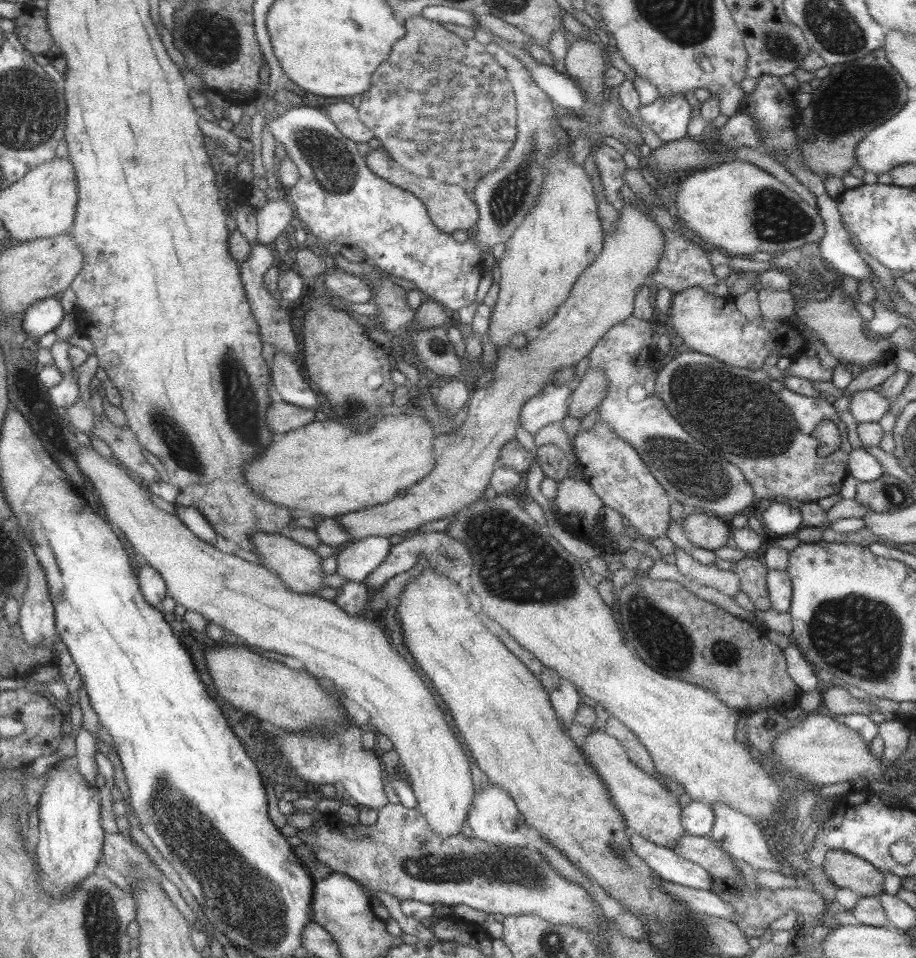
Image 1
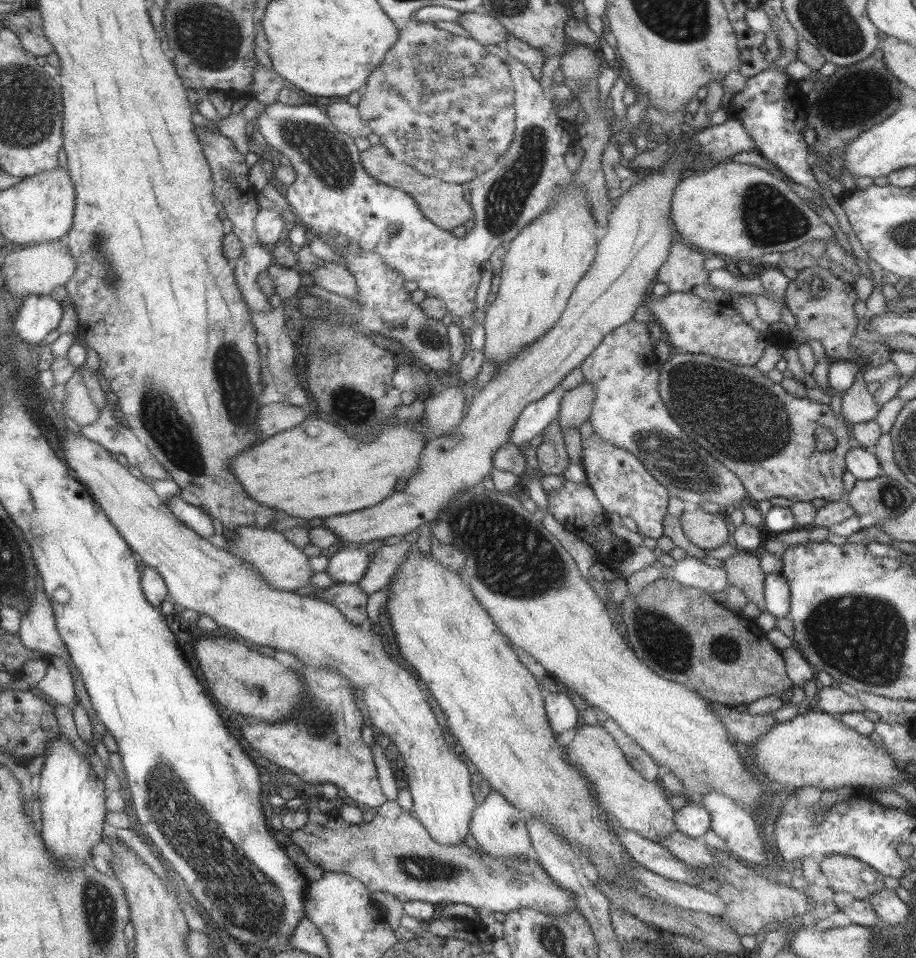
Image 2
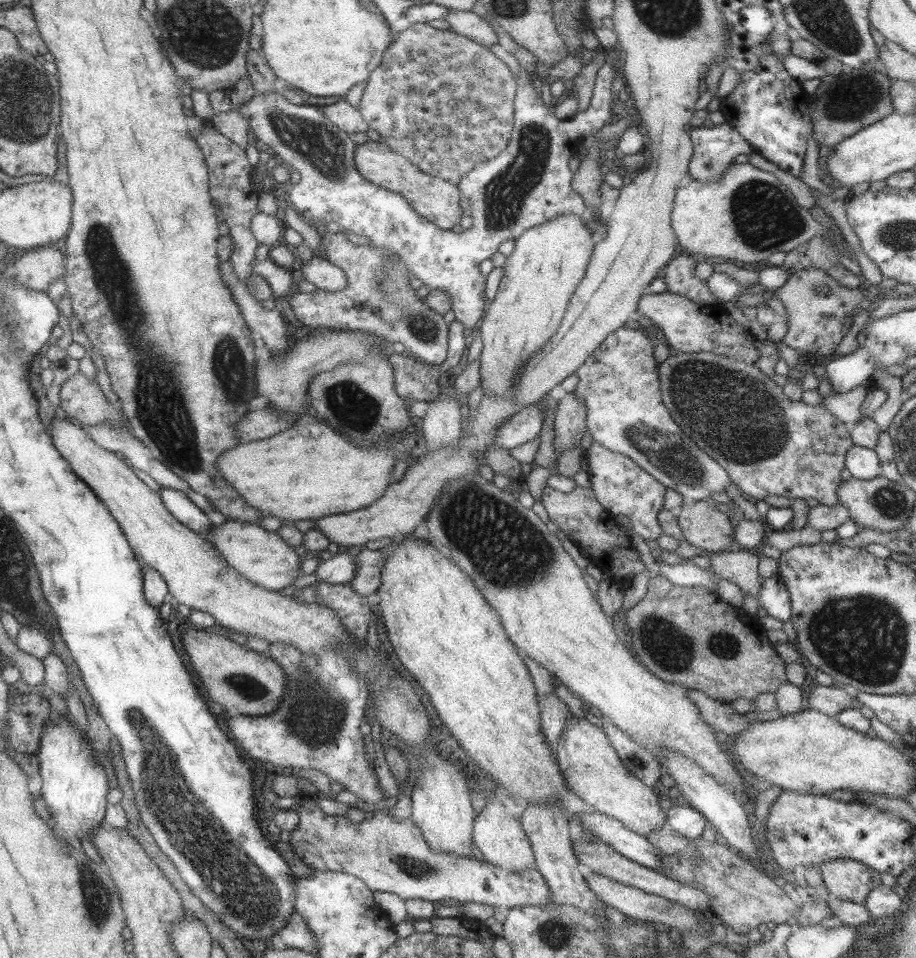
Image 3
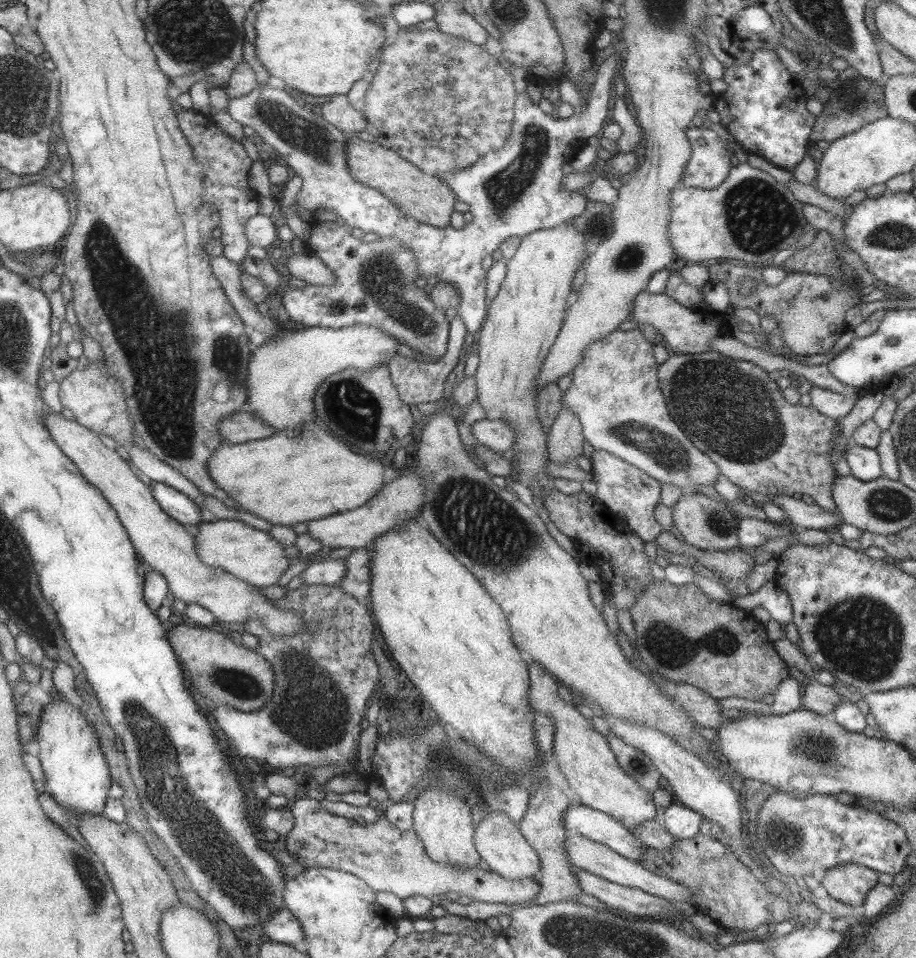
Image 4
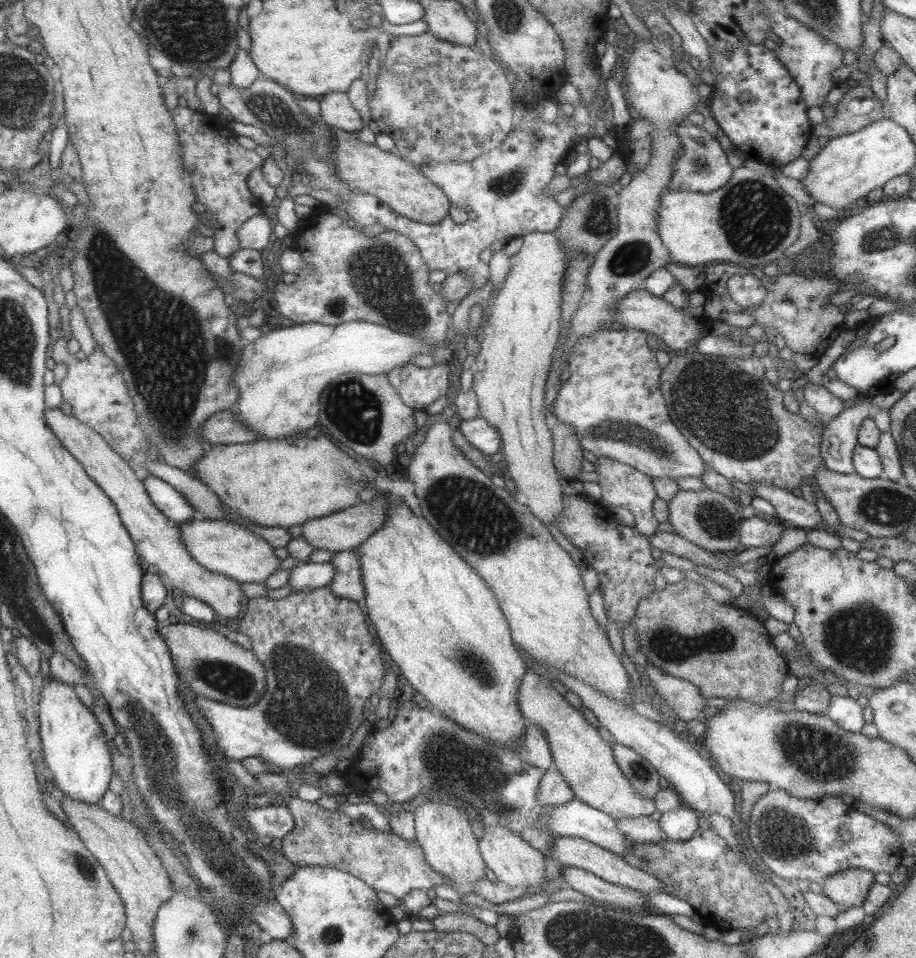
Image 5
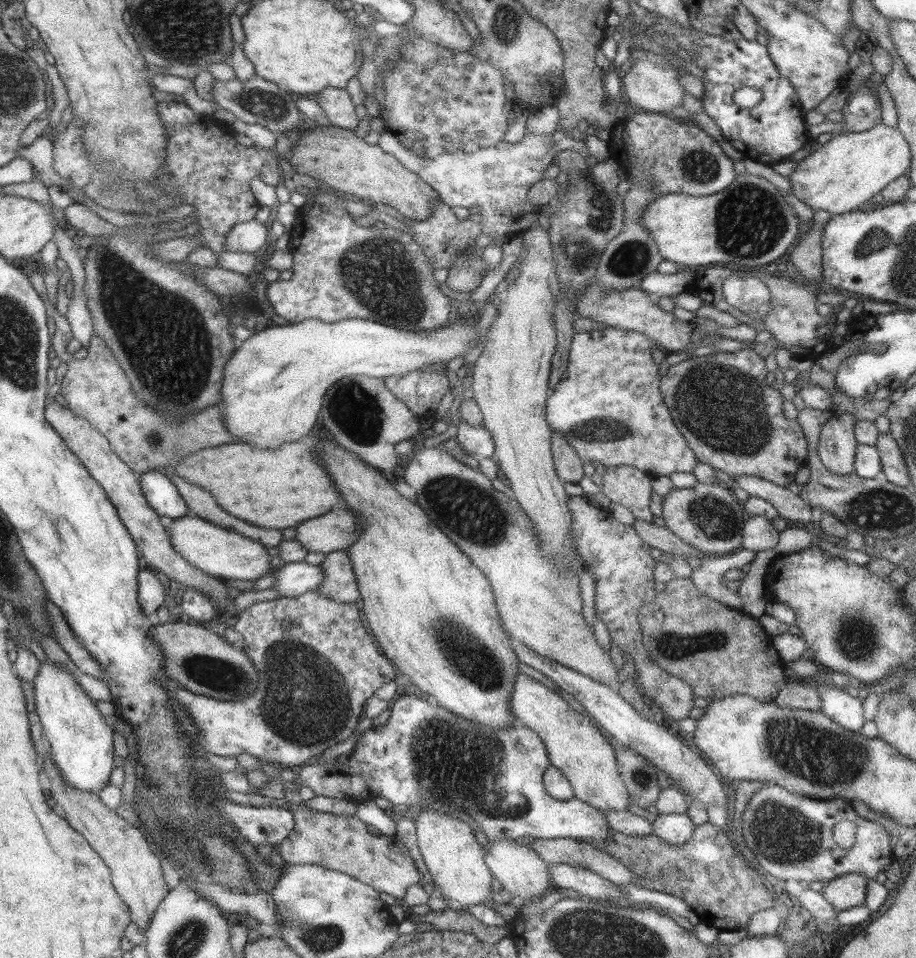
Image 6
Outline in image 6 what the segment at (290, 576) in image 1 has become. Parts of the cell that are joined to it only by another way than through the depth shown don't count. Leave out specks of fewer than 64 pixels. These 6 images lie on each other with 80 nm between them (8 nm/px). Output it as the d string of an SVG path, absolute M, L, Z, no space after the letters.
M192 514L173 519L165 531L169 535L169 545L177 555L211 577L253 582L270 568L271 558L265 552L265 546L233 531L213 526Z

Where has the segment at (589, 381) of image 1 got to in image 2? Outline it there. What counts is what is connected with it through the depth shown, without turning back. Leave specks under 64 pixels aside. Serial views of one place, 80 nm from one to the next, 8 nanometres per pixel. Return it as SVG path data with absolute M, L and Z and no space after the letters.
M582 381L568 390L560 398L559 412L555 420L560 428L578 429L590 417L591 403L594 399L592 384Z

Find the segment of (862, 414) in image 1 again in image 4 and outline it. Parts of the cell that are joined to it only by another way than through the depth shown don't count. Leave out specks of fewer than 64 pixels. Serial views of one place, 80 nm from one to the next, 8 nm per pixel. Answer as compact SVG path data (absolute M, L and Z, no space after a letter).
M813 385L807 391L810 398L810 406L815 408L817 412L827 418L840 419L848 413L848 410L853 406L853 403L859 398L859 394L856 393L856 398L841 395L835 392L831 392L828 389L823 389Z

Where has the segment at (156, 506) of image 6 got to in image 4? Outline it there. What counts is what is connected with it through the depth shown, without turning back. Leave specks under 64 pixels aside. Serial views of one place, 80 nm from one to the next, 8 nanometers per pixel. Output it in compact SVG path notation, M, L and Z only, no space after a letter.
M151 481L147 485L151 495L159 504L159 508L178 524L194 529L206 519L201 509L191 501L191 498L187 498L177 489L157 481Z

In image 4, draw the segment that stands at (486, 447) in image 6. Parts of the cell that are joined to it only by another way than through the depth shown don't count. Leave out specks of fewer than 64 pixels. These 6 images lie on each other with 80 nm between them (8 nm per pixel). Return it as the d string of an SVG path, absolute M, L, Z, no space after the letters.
M502 417L474 421L470 432L479 444L493 452L501 453L512 448L514 428L508 420L502 420Z

